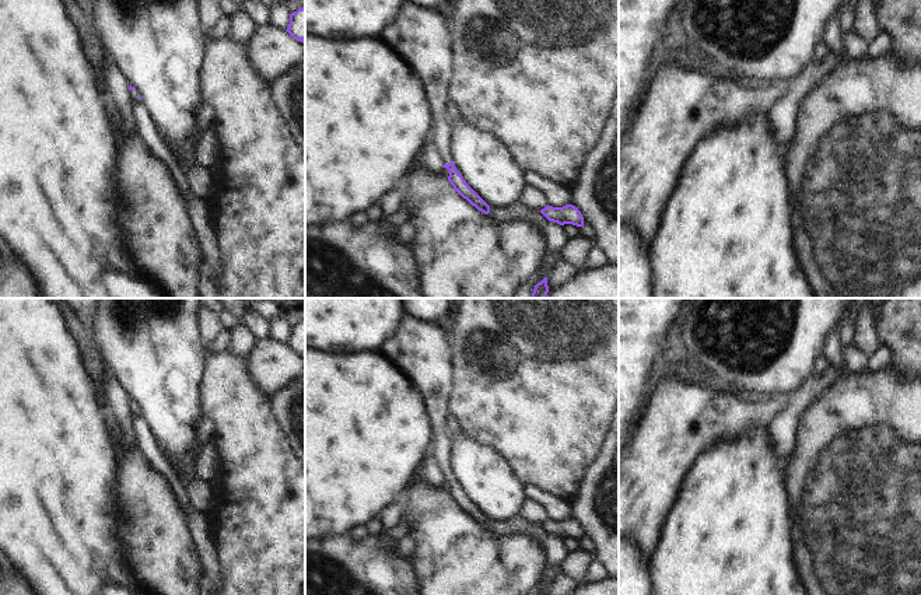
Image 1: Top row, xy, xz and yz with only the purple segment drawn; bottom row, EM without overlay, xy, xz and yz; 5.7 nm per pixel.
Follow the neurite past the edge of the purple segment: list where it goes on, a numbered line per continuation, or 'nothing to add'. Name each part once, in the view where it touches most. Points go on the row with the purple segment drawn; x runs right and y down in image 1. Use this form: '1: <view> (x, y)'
1: xz (419, 35)

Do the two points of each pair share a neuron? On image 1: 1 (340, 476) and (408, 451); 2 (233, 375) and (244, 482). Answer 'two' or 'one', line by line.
1: one
2: one

